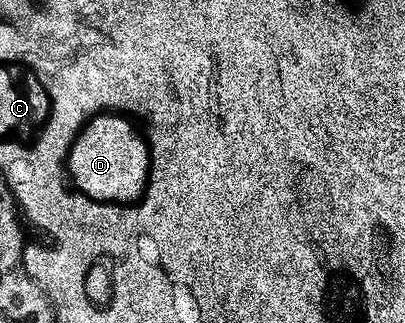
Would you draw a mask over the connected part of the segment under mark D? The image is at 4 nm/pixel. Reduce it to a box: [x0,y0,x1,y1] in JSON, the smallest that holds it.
[68,112,148,204]

